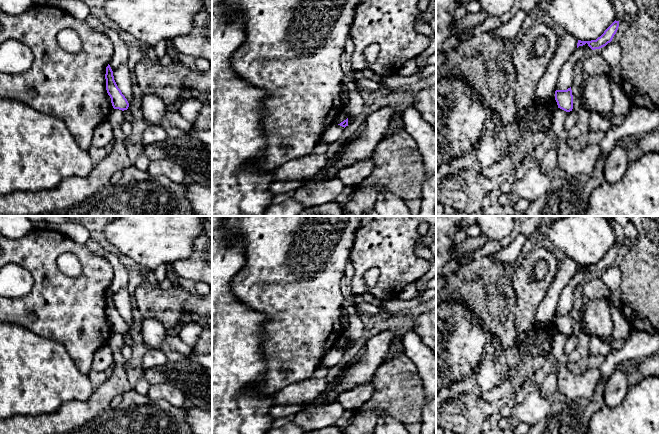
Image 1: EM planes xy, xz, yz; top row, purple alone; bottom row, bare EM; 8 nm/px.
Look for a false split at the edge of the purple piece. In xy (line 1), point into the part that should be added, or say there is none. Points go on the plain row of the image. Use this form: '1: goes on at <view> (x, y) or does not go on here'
1: does not go on here

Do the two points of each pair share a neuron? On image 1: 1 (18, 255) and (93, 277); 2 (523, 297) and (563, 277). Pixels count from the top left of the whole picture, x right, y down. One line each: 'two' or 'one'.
1: one
2: two

